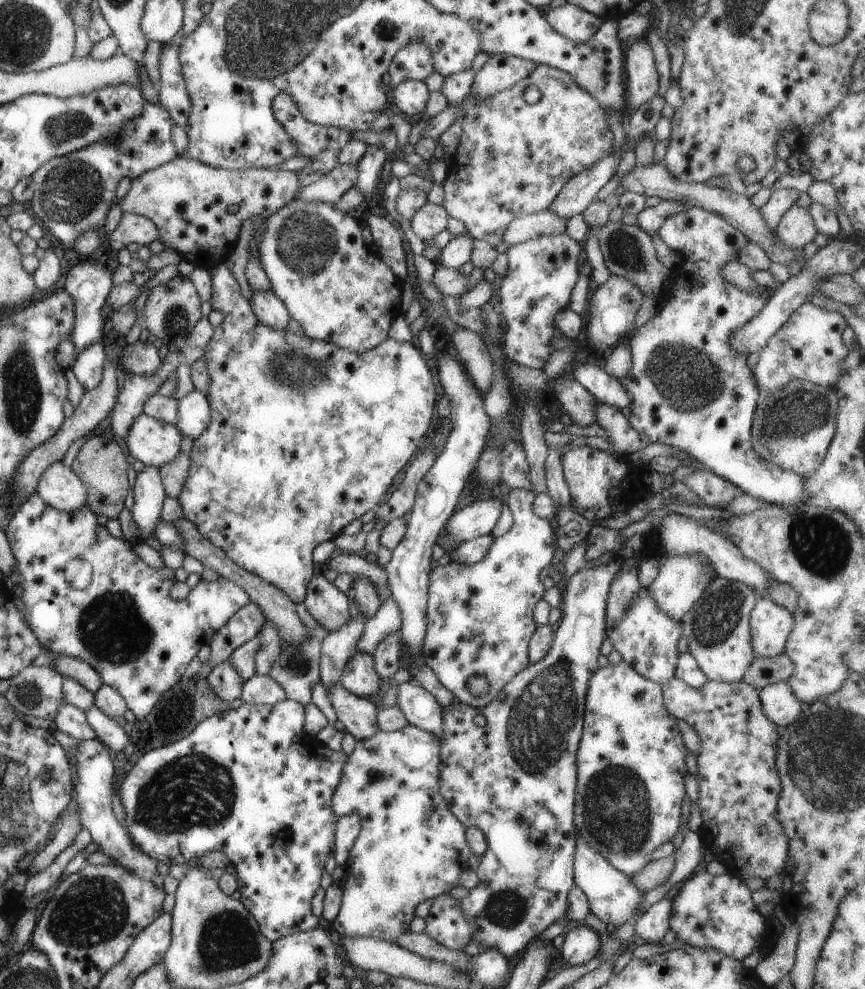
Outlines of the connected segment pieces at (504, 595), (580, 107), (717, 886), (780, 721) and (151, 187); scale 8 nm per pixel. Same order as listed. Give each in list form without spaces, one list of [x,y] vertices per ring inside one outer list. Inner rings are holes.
[[[512,489],[509,492],[507,502],[514,524],[503,536],[494,538],[488,555],[481,562],[467,564],[452,560],[449,564],[439,564],[432,568],[429,574],[427,633],[422,649],[423,659],[456,700],[474,708],[482,708],[491,703],[504,686],[531,663],[529,644],[537,627],[533,619],[534,607],[546,592],[544,583],[540,580],[540,571],[551,566],[556,552],[549,519],[536,516],[534,512],[535,495],[522,489]],[[473,674],[486,676],[490,684],[490,691],[486,696],[478,698],[466,688],[466,681]]]
[[[539,64],[525,79],[519,80],[514,84],[514,86],[503,91],[498,91],[496,94],[489,96],[482,102],[475,104],[465,114],[462,128],[463,131],[460,135],[460,144],[458,144],[456,152],[448,162],[447,175],[442,185],[445,192],[442,206],[445,208],[445,211],[448,212],[449,216],[464,222],[465,227],[468,230],[468,234],[470,234],[473,239],[483,240],[484,242],[491,244],[493,247],[496,247],[497,244],[502,242],[505,230],[517,216],[546,210],[568,180],[573,176],[580,174],[584,169],[590,168],[592,165],[596,165],[600,159],[608,156],[612,151],[612,144],[614,144],[614,137],[612,135],[612,131],[610,131],[610,126],[608,125],[606,112],[601,107],[598,100],[590,95],[589,92],[580,88],[573,79],[573,76],[570,76],[567,72],[545,64]],[[532,85],[536,86],[536,88],[541,92],[541,97],[535,104],[526,103],[526,101],[522,99],[524,90],[528,88],[528,86]]]
[[[708,871],[694,873],[688,877],[678,895],[673,898],[669,928],[674,930],[677,938],[686,945],[698,948],[711,948],[723,952],[726,956],[743,961],[756,949],[764,949],[771,945],[769,923],[770,920],[762,916],[758,907],[754,905],[751,891],[744,881],[730,873],[711,875]]]
[[[780,681],[759,690],[765,715],[779,728],[781,733],[788,724],[803,710],[803,704],[797,699],[787,681]]]
[[[177,156],[174,160],[141,175],[133,175],[130,190],[118,203],[124,213],[136,213],[153,220],[159,230],[158,239],[166,249],[177,250],[182,258],[207,270],[226,261],[237,244],[244,220],[252,215],[267,219],[298,195],[299,184],[298,175],[294,171],[281,171],[276,168],[219,169],[188,157]]]

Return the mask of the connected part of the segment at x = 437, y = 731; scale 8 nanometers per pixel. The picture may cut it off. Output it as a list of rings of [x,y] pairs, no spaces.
[[[410,682],[400,684],[397,690],[397,704],[406,715],[407,721],[440,739],[445,728],[443,708],[436,698],[425,688]]]

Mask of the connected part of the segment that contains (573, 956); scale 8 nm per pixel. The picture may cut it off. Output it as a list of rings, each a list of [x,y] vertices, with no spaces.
[[[576,926],[565,936],[559,959],[565,966],[587,963],[600,953],[600,936],[597,930],[587,926]]]

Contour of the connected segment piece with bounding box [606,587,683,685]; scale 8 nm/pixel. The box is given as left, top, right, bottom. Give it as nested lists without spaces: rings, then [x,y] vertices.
[[[649,587],[641,588],[633,603],[626,610],[624,618],[610,629],[606,628],[607,637],[614,650],[620,653],[623,661],[641,677],[663,685],[675,676],[680,653],[678,639],[683,634],[680,621],[665,615],[653,602]]]

